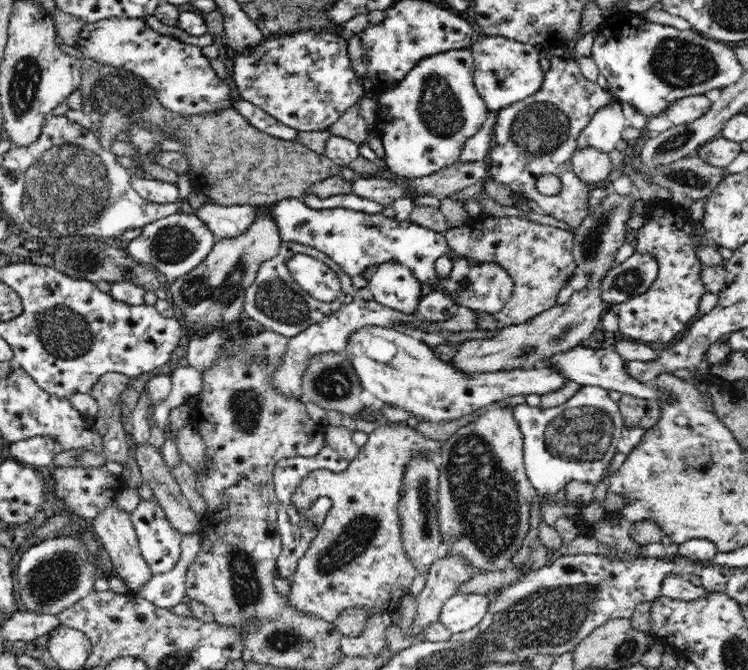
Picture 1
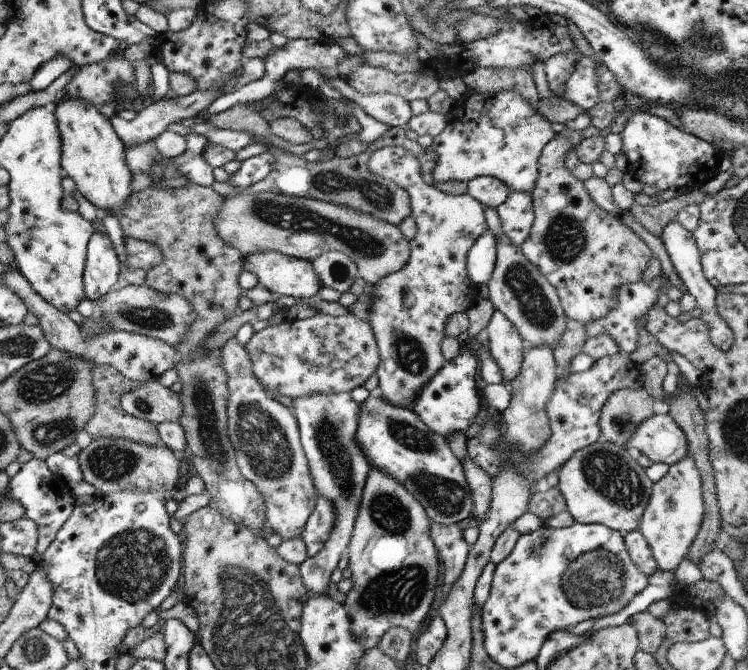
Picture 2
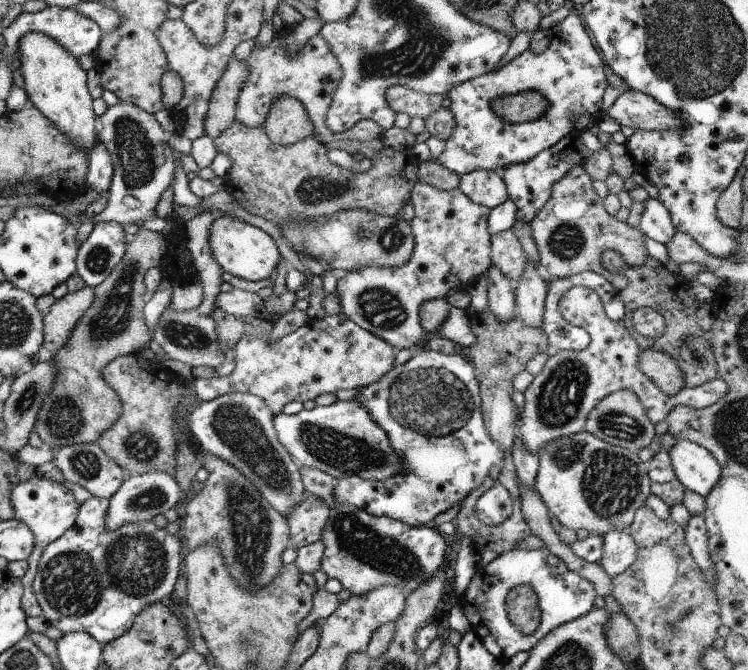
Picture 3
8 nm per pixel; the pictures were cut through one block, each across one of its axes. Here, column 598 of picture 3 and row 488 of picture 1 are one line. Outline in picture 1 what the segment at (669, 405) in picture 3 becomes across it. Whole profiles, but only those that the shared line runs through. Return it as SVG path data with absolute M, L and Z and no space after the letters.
M382 421L378 428L368 434L367 442L349 461L344 472L334 473L320 469L304 476L300 486L294 488L292 492L292 503L301 511L309 509L316 499L328 498L331 500L331 507L318 529L312 546L308 548L305 556L300 558L296 571L290 579L291 588L286 596L289 606L330 623L334 623L342 612L350 609L362 609L372 615L382 615L392 613L399 608L418 575L404 551L397 513L397 504L402 494L404 469L414 455L426 453L435 458L436 452L438 452L438 443L435 440L411 427L398 427Z

